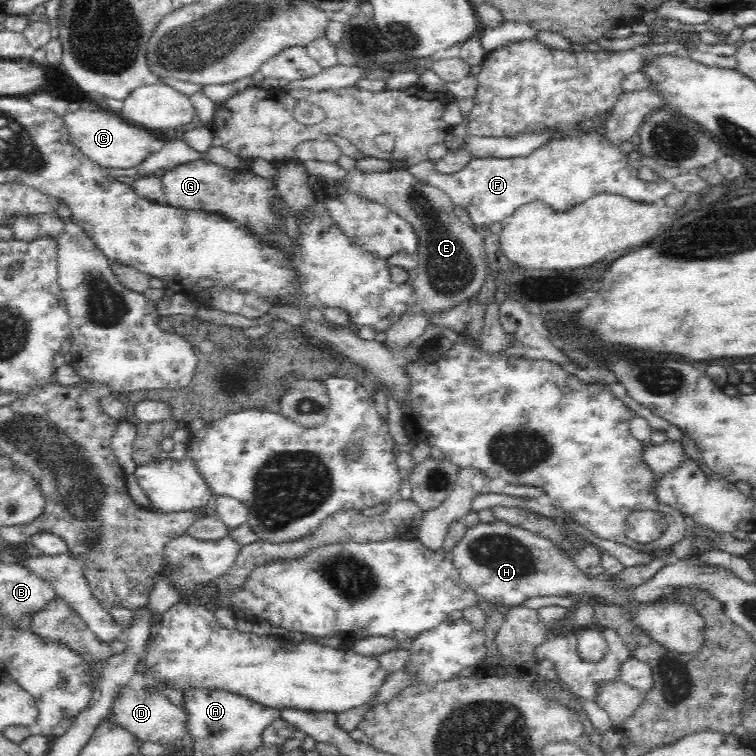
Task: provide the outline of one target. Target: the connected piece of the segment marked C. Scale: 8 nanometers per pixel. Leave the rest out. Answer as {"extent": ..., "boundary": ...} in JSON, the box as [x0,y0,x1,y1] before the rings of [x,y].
{"extent":[60,109,156,170],"boundary":[[[63,109],[60,112],[64,128],[68,135],[68,142],[83,157],[86,157],[96,166],[106,169],[116,170],[116,168],[130,168],[138,166],[150,154],[150,142],[156,139],[147,129],[130,125],[120,115],[110,114],[103,109],[90,111],[76,109],[68,111]]]}

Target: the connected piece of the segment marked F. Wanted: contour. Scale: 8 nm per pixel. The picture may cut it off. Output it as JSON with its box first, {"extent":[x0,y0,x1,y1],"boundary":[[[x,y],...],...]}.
{"extent":[406,132,674,229],"boundary":[[[586,132],[580,138],[564,138],[550,140],[530,154],[514,158],[474,158],[470,159],[462,170],[454,174],[438,174],[434,170],[434,161],[425,160],[418,164],[408,163],[406,169],[414,178],[435,186],[448,194],[450,200],[470,215],[474,226],[483,229],[484,226],[503,223],[510,218],[522,205],[540,201],[552,210],[566,212],[578,206],[581,202],[590,200],[598,194],[614,194],[629,198],[632,202],[655,203],[666,198],[674,188],[670,181],[659,179],[658,182],[644,182],[638,177],[638,170],[628,163],[628,155],[623,154],[616,146],[612,146],[604,133]]]}

